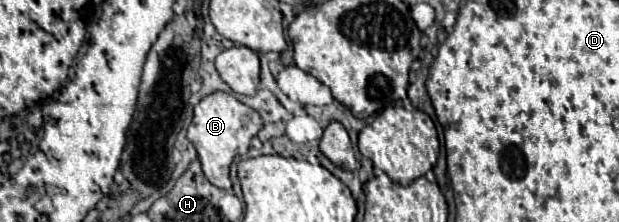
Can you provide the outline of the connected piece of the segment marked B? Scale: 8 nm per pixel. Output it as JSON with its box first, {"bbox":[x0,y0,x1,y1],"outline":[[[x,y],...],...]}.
{"bbox":[188,92,264,192],"outline":[[[214,92],[214,94],[202,98],[200,104],[194,106],[194,120],[188,126],[188,140],[198,150],[202,170],[214,186],[218,186],[226,192],[232,190],[230,164],[232,164],[234,156],[238,154],[238,130],[242,130],[242,128],[260,130],[264,126],[262,122],[264,120],[260,118],[260,114],[254,108],[242,104],[240,100],[234,98],[234,94],[228,94],[228,92]]]}

